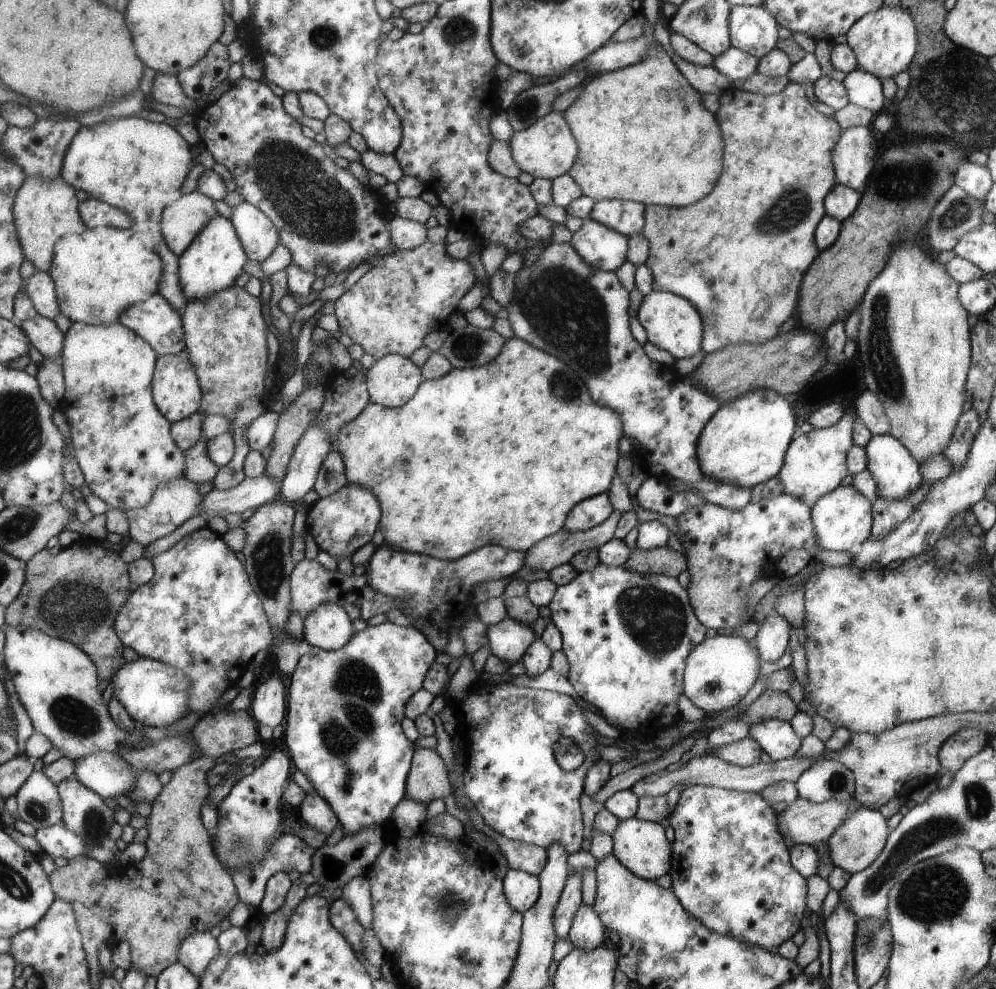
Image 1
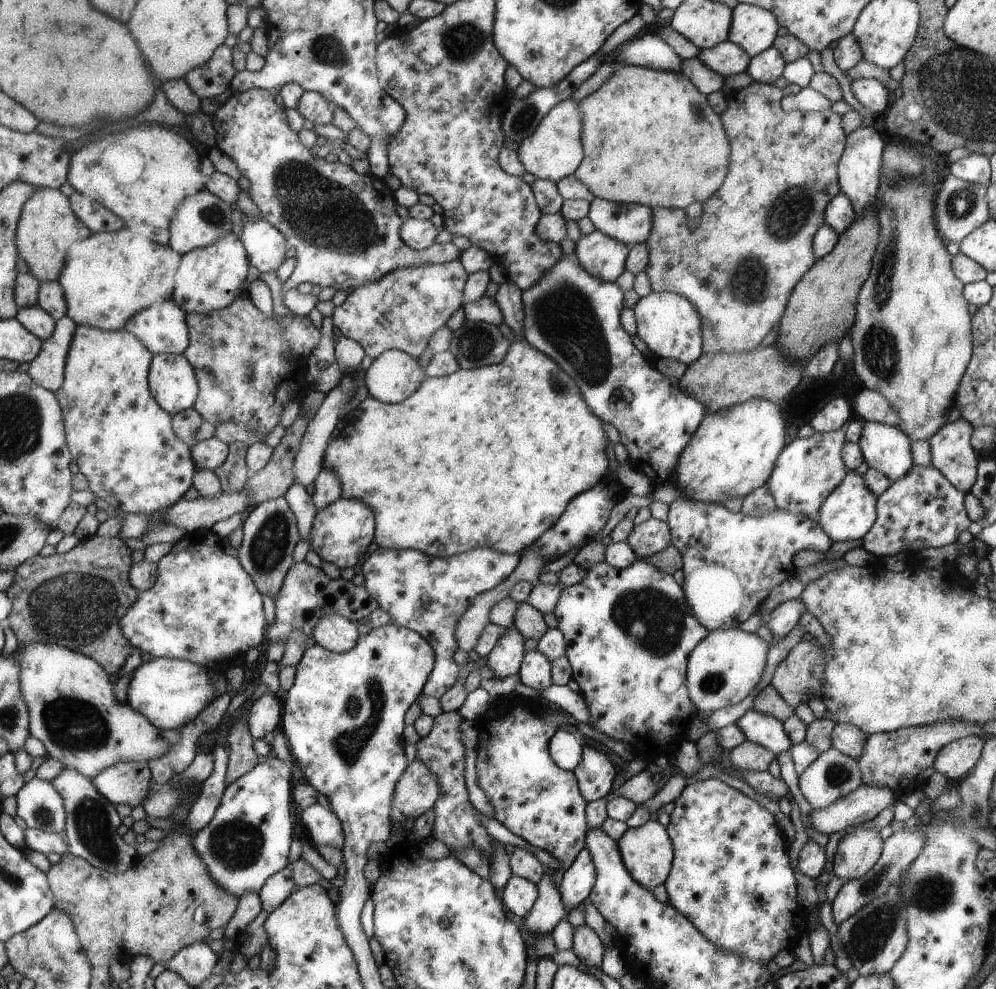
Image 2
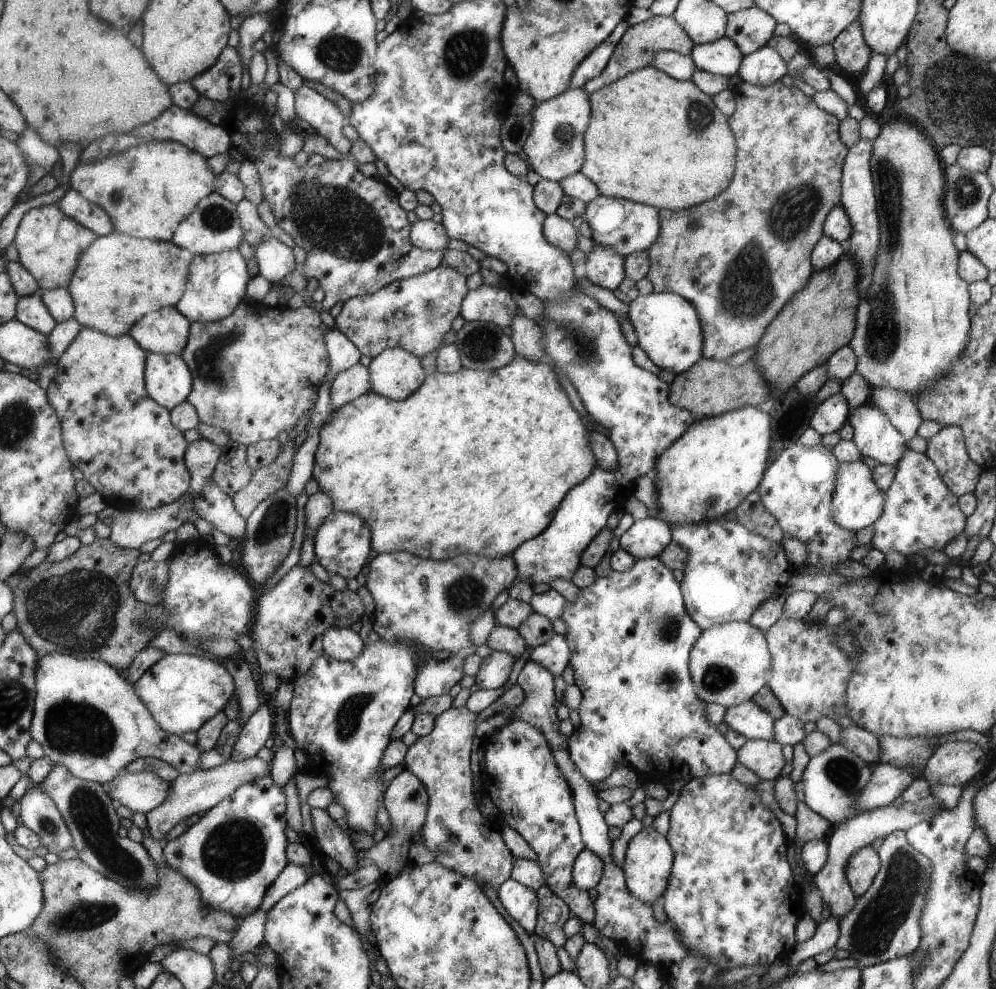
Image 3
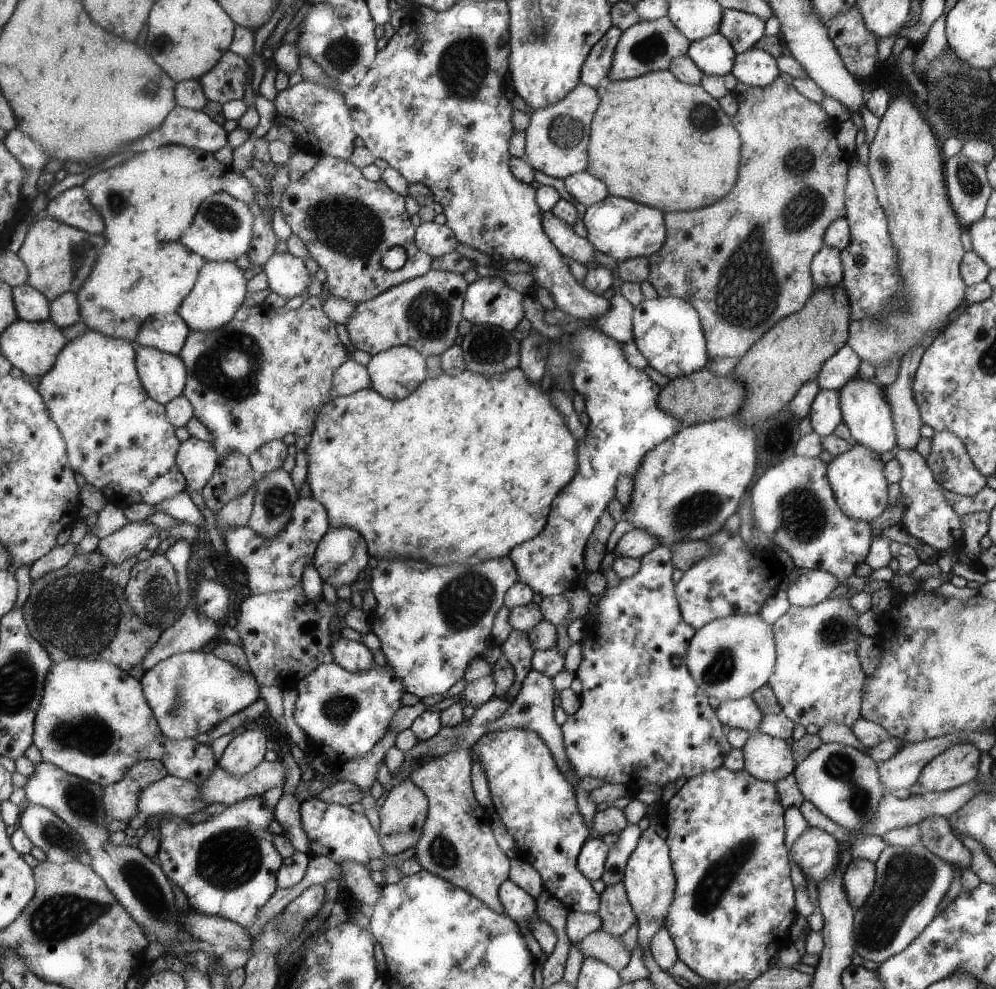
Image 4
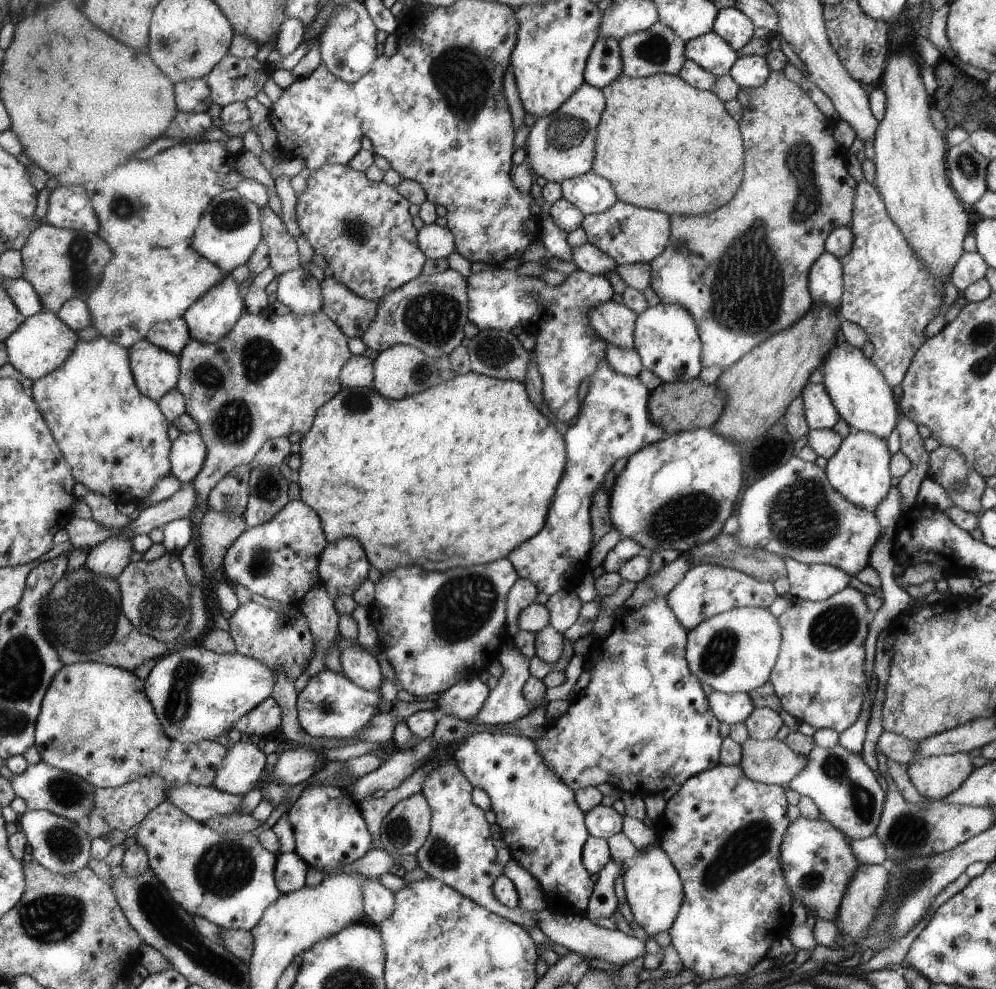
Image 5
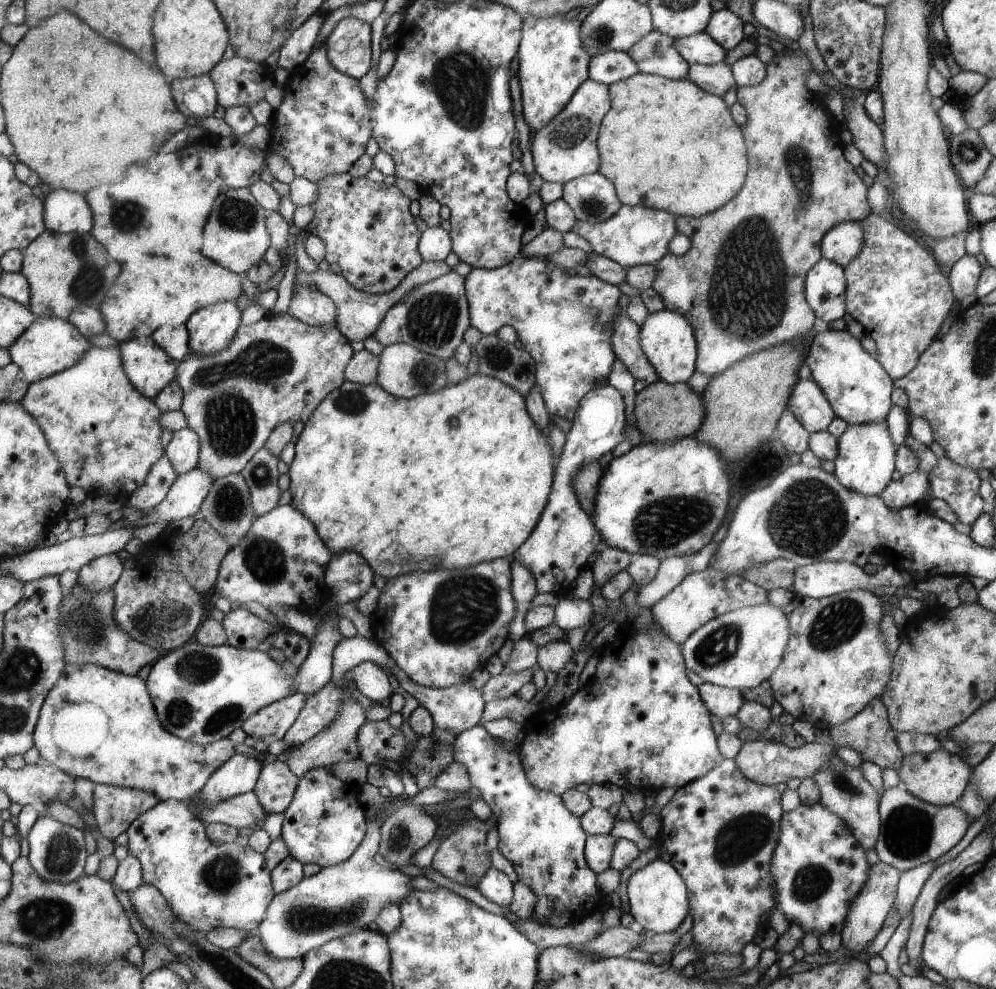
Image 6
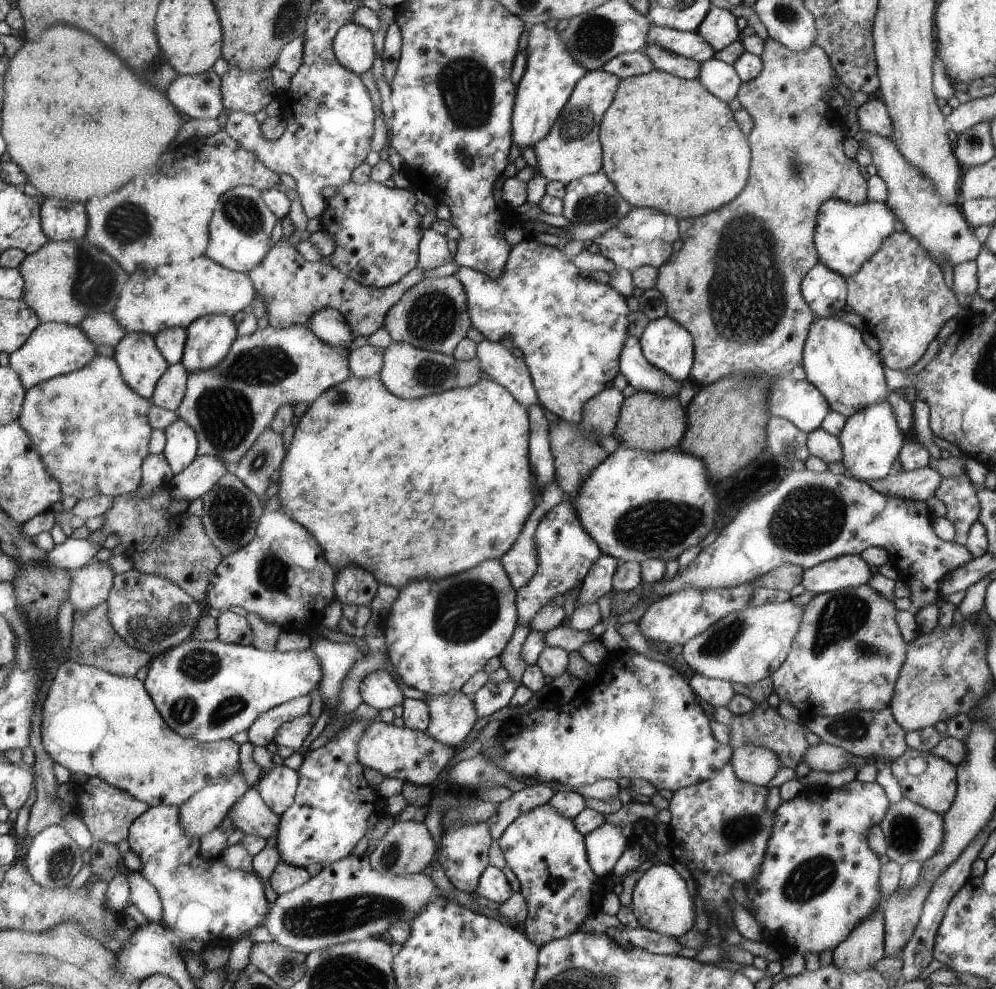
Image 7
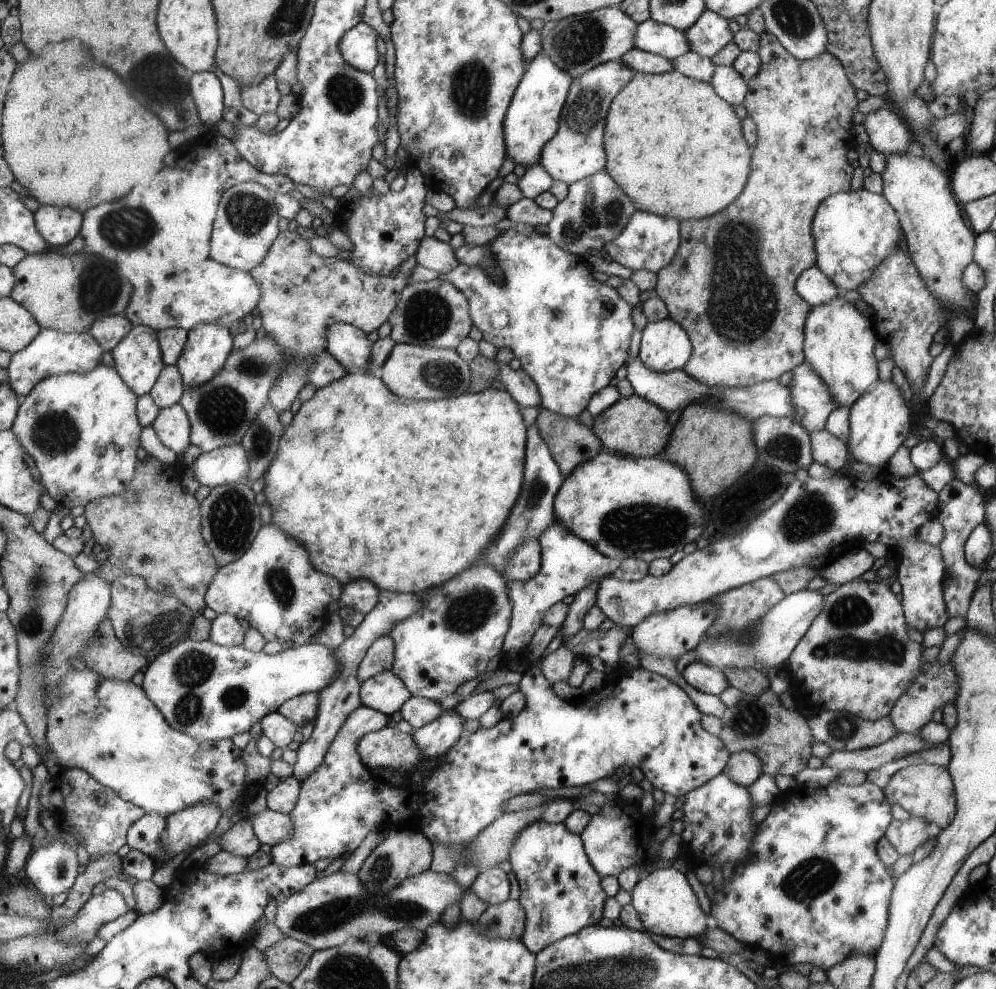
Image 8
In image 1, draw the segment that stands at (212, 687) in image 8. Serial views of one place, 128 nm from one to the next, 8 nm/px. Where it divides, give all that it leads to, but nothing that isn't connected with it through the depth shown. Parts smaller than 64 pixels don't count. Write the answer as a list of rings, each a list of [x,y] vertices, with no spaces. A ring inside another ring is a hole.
[[[140,657],[135,662],[125,662],[124,667],[116,672],[113,682],[113,695],[125,707],[134,722],[165,728],[187,714],[190,682],[173,665]]]

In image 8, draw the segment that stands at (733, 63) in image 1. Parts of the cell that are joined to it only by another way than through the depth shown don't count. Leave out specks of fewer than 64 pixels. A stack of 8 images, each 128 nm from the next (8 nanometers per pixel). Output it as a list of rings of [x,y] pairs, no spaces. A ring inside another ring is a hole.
[[[651,18],[636,24],[632,46],[670,60],[690,50],[681,31]]]

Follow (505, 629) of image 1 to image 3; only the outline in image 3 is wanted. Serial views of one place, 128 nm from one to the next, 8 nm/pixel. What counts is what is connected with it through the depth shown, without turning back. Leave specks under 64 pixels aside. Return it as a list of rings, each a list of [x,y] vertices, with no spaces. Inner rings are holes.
[[[491,651],[489,656],[482,658],[479,671],[474,677],[479,690],[495,690],[505,684],[514,661],[513,656],[501,651]]]

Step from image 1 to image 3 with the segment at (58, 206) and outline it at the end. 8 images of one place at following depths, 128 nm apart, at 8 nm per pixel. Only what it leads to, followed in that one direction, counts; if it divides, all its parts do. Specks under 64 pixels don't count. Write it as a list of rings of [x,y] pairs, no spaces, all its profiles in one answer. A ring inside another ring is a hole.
[[[57,204],[31,209],[21,220],[14,242],[23,263],[37,279],[39,291],[52,291],[70,285],[78,270],[80,257],[97,239],[96,232],[67,216]]]

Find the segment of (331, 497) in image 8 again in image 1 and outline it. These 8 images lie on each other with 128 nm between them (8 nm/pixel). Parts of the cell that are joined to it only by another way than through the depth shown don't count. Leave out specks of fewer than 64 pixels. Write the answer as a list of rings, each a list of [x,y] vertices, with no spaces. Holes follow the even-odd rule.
[[[511,337],[507,339],[499,354],[484,365],[468,368],[452,368],[447,374],[436,379],[425,378],[415,394],[400,407],[384,407],[368,402],[368,405],[349,422],[346,422],[332,436],[330,450],[337,451],[344,464],[347,482],[369,489],[381,505],[378,528],[387,544],[399,551],[423,553],[439,560],[453,560],[483,545],[499,545],[504,549],[526,552],[542,538],[556,533],[565,523],[566,516],[580,500],[609,490],[609,482],[615,473],[619,458],[617,440],[622,434],[622,420],[618,413],[603,405],[597,406],[589,398],[589,392],[578,374],[563,361],[535,348],[527,341]]]

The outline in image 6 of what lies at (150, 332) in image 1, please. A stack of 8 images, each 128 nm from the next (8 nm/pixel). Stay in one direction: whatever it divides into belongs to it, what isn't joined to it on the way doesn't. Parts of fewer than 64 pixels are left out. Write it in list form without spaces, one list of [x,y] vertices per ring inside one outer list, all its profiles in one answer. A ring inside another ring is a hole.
[[[185,324],[163,325],[150,336],[177,364],[190,352],[189,333]]]

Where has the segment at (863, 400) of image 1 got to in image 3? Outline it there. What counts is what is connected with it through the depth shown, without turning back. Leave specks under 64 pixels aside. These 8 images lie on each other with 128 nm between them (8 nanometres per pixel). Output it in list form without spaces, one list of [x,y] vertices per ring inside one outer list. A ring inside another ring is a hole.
[[[888,387],[875,388],[870,390],[866,401],[869,402],[869,405],[875,405],[882,410],[891,425],[902,434],[903,440],[908,442],[913,436],[916,436],[922,419],[915,398],[909,393]]]

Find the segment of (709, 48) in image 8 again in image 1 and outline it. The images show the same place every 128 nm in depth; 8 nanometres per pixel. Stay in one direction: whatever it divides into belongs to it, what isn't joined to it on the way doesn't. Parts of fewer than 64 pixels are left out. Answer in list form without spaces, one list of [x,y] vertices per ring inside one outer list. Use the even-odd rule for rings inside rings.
[[[733,5],[728,20],[730,46],[758,60],[775,48],[779,30],[777,23],[766,8]]]

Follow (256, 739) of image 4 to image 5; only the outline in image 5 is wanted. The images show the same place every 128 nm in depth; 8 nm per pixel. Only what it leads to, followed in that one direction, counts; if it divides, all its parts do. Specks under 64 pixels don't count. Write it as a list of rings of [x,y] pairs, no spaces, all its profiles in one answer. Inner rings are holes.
[[[249,740],[233,743],[210,785],[224,793],[243,797],[256,788],[259,774],[265,768],[265,756],[261,745],[253,745]]]

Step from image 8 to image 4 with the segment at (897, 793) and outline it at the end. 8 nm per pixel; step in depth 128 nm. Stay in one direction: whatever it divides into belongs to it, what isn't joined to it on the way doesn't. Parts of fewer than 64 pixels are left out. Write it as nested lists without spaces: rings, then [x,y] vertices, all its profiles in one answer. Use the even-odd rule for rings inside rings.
[[[971,744],[950,746],[921,768],[916,782],[923,793],[958,787],[978,776],[979,759],[980,750]]]

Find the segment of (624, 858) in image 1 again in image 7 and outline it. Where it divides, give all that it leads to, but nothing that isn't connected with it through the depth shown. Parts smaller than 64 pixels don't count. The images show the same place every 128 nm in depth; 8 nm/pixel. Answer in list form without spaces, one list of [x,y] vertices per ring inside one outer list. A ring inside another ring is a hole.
[[[657,863],[643,872],[632,889],[629,907],[641,927],[662,935],[685,935],[693,926],[693,900],[687,894],[685,880],[667,863]]]

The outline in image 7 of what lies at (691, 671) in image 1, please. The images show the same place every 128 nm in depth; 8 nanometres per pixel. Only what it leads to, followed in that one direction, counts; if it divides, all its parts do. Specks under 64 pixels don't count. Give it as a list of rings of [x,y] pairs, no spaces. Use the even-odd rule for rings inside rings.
[[[791,598],[780,603],[743,607],[722,616],[674,653],[685,667],[707,678],[723,679],[731,684],[754,683],[769,677],[786,659],[802,612],[803,609]]]

